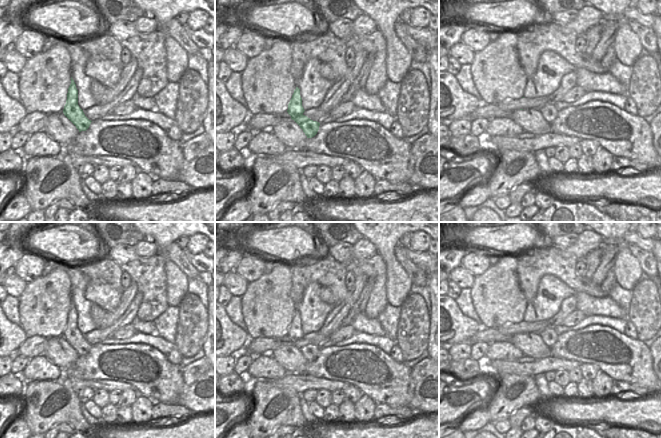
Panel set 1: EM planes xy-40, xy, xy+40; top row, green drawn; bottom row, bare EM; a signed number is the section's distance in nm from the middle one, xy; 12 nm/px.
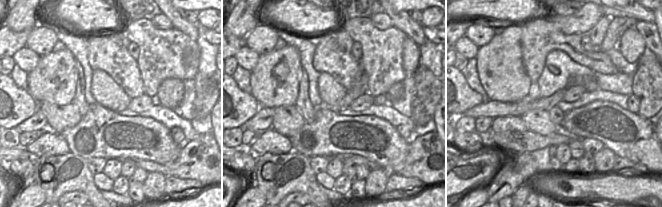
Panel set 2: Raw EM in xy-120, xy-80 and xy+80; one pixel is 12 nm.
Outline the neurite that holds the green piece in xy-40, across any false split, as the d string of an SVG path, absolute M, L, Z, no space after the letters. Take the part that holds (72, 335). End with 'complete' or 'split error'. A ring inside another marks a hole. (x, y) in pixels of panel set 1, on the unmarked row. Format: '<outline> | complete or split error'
M72 301L63 337L76 350L79 356L86 355L92 346L85 340L83 334L78 329L78 314Z | complete

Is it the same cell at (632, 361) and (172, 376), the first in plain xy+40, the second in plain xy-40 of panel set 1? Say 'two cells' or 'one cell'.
one cell

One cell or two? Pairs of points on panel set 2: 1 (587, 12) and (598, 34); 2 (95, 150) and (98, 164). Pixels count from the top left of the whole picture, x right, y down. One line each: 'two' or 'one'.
1: two
2: two

